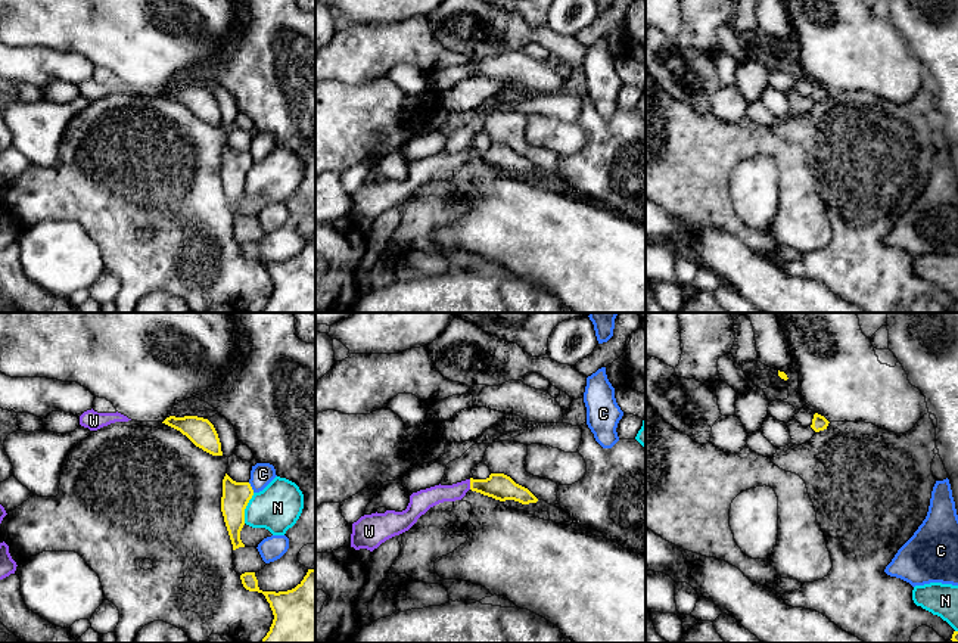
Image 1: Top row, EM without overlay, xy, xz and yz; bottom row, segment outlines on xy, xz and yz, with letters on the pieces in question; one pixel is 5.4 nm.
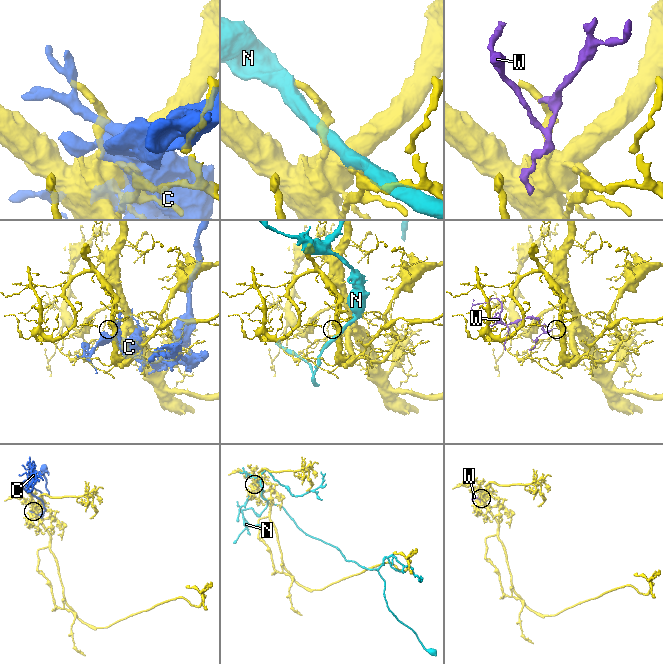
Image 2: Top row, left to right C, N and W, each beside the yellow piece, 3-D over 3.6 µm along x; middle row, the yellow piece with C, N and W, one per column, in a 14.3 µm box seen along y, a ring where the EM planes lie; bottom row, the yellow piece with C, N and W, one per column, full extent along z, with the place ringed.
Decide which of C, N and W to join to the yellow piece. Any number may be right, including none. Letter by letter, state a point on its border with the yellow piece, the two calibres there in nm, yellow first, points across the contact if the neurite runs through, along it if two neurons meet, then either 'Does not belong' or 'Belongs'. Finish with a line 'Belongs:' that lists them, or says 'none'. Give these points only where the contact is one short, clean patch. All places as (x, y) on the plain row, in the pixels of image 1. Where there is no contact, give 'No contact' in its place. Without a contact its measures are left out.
C: Touches yellow at xy (251, 157). Thickness 150 nm (yellow) against 120 nm. Does not belong
N: Touches yellow at xy (245, 177). Thickness 150 nm (yellow) against 260 nm. Does not belong
W: Touches yellow at xz (470, 154). Thickness 140 nm (yellow) against 110 nm. Path across: xz (498, 155), (470, 154), (453, 162), (429, 167). Belongs
Belongs: W

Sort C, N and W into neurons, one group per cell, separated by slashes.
C / N / W

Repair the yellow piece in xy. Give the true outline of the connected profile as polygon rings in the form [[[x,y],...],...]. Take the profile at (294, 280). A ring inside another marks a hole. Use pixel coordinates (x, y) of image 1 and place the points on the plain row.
[[[315,237],[287,261],[262,261],[255,242],[240,245],[249,261],[262,263],[274,289],[261,313],[315,313]]]

